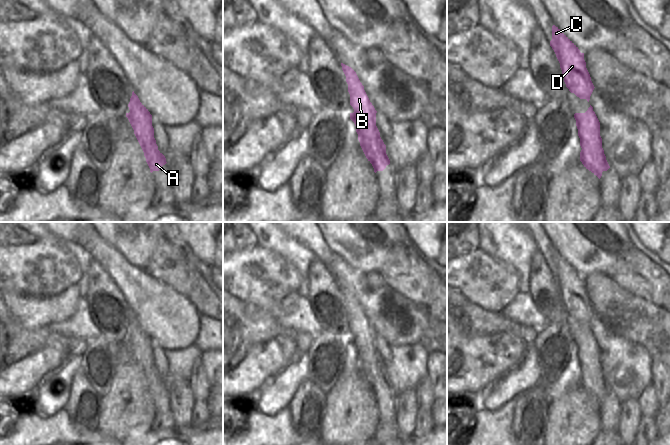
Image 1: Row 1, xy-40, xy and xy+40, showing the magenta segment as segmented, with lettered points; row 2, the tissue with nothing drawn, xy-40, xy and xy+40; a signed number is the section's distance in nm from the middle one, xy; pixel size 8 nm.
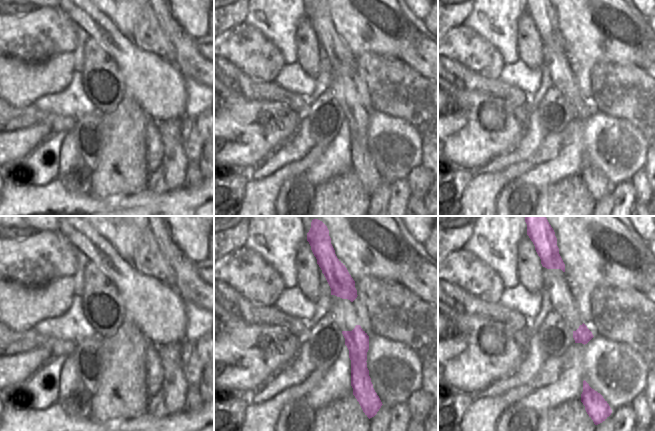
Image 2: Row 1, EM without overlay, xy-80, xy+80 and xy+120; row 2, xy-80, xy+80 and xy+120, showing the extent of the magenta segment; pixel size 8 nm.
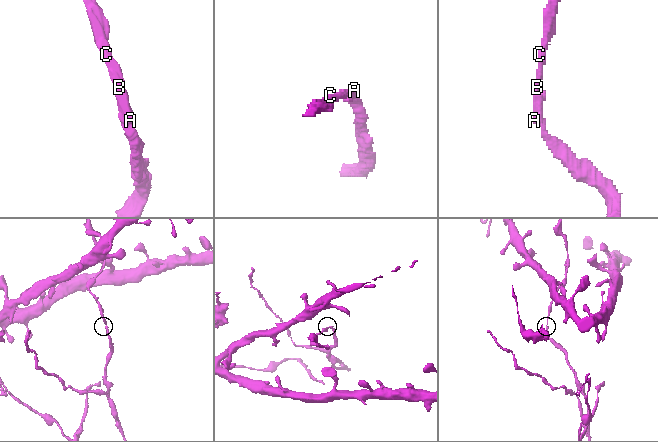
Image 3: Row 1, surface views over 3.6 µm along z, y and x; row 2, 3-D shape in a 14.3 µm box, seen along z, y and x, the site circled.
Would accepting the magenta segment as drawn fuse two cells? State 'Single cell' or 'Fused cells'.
Fused cells

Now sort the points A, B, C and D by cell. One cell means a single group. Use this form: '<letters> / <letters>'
A / B C D

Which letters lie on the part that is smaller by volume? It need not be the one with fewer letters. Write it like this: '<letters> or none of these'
B, C, D

